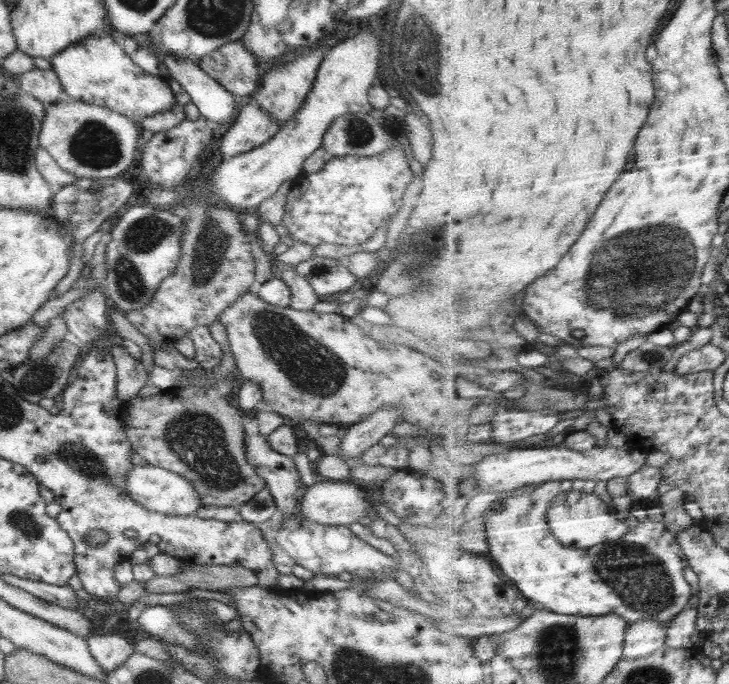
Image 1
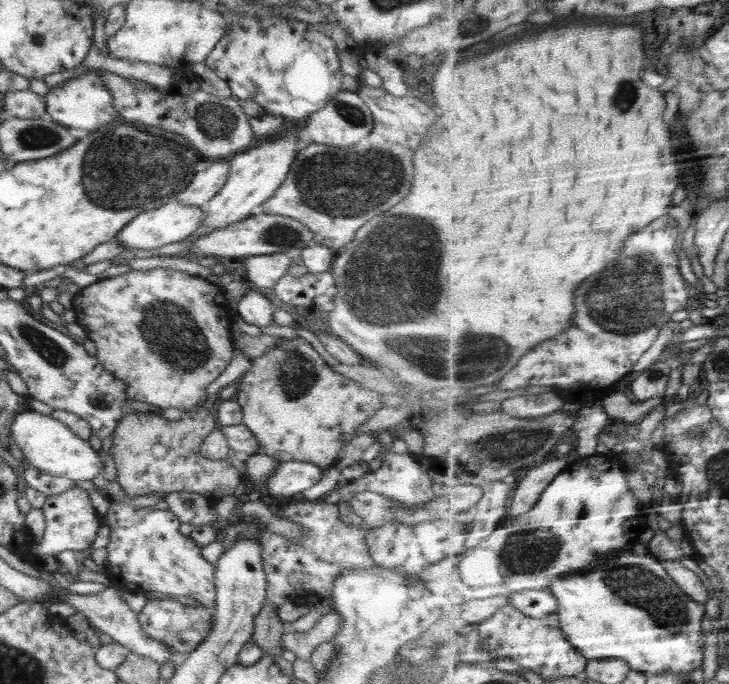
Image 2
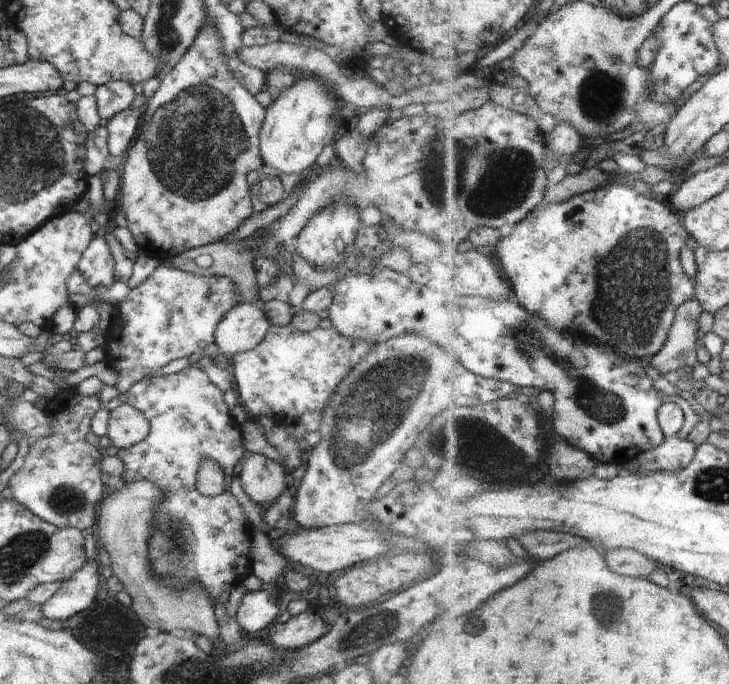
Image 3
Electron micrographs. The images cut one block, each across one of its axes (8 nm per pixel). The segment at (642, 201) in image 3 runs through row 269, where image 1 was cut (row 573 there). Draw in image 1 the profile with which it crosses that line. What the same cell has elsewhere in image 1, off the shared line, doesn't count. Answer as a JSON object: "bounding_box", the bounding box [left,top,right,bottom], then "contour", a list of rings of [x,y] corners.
{"bounding_box":[481,481,694,625],"contour":[[[570,481],[540,483],[531,493],[504,499],[502,512],[496,512],[494,506],[490,506],[481,514],[488,522],[488,536],[491,539],[489,556],[515,581],[528,601],[538,602],[554,612],[576,615],[604,615],[616,612],[624,615],[632,625],[646,619],[670,624],[678,614],[684,612],[694,595],[690,582],[684,576],[684,570],[686,566],[690,566],[690,562],[677,541],[677,535],[668,529],[666,521],[654,522],[646,518],[639,526],[634,526],[632,532],[628,532],[622,540],[604,542],[587,549],[566,546],[552,533],[548,515],[557,496],[572,491]]]}

